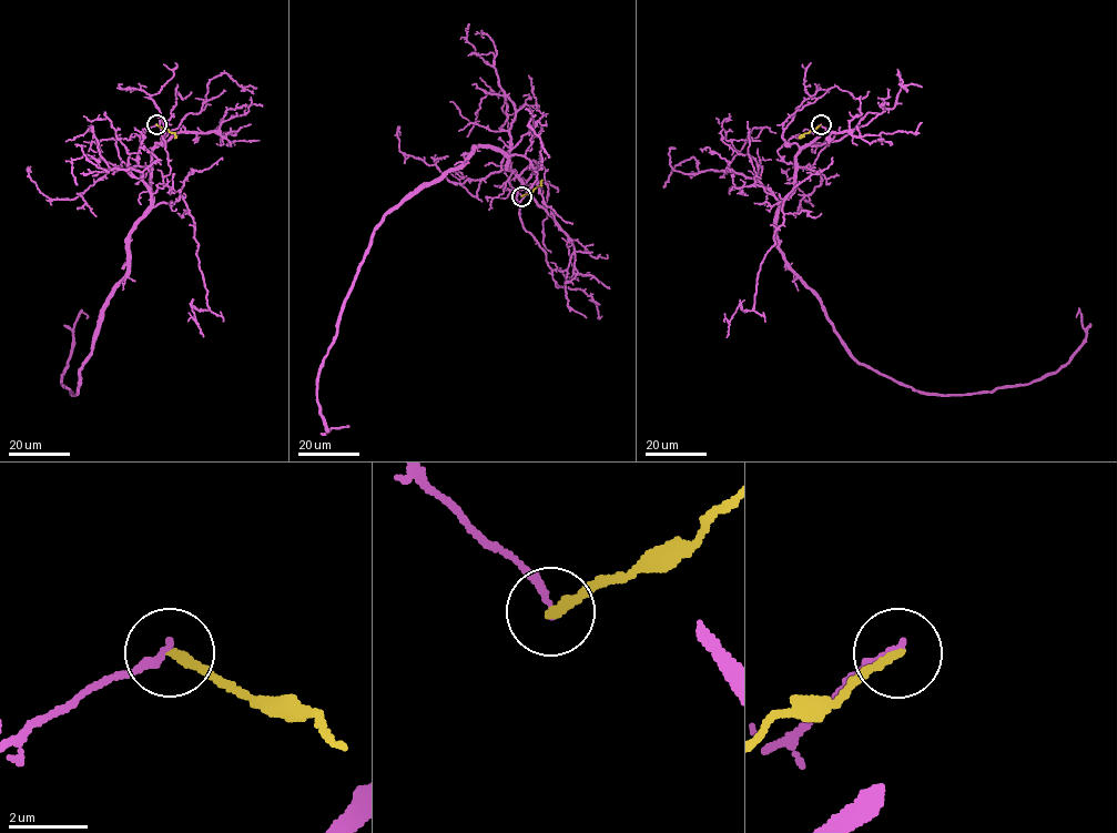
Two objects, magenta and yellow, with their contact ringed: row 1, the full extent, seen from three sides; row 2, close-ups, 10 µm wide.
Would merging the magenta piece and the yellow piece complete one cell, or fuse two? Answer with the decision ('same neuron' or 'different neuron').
different neuron

